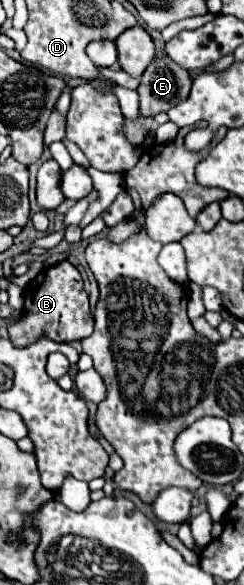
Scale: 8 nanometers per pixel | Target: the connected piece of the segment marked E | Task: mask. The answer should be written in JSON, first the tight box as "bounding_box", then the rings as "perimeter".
{"bounding_box":[137,56,193,116],"perimeter":[[[155,56],[153,62],[141,76],[137,88],[141,100],[141,114],[155,116],[177,106],[181,100],[187,100],[193,78],[185,68],[173,64],[169,56]]]}

